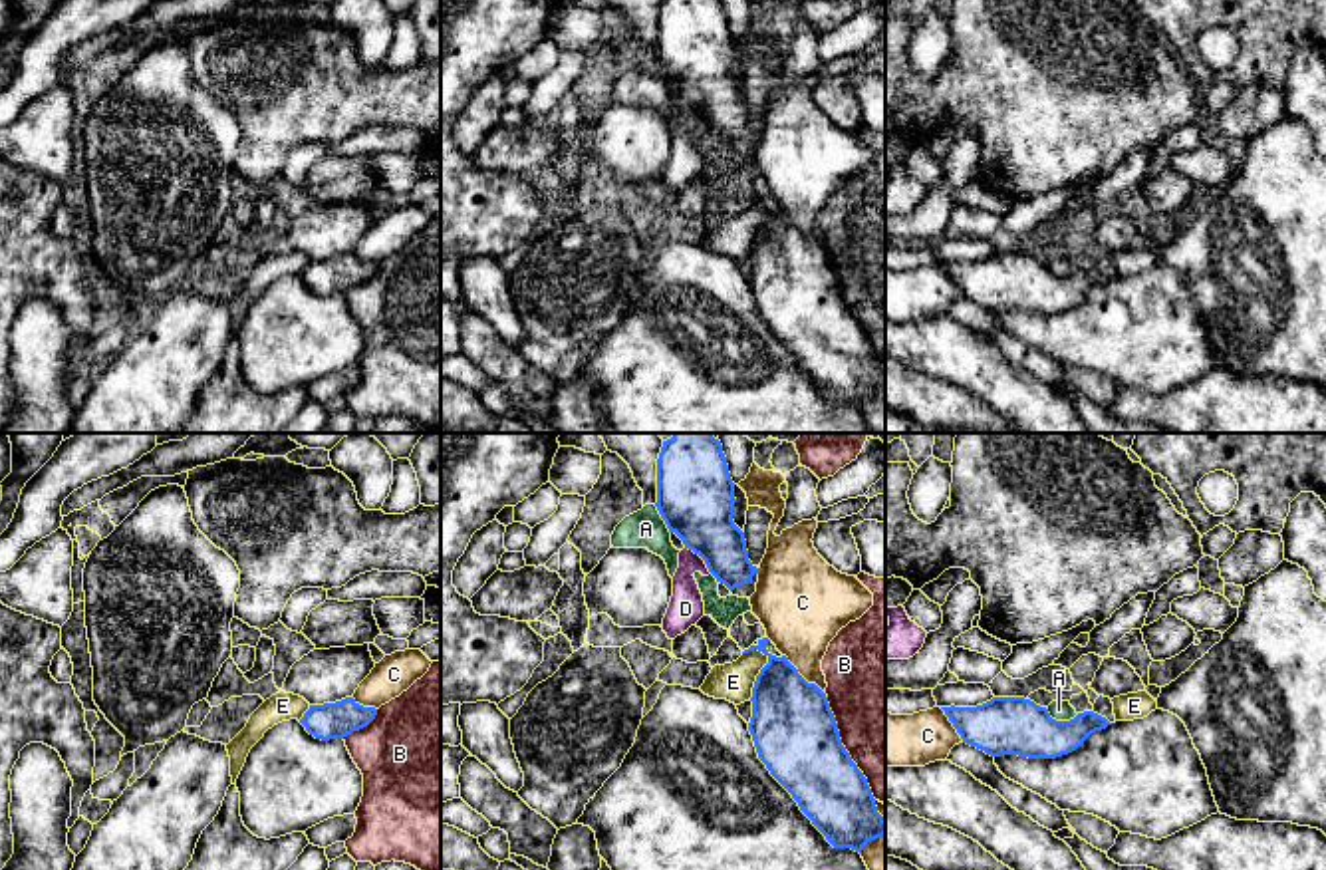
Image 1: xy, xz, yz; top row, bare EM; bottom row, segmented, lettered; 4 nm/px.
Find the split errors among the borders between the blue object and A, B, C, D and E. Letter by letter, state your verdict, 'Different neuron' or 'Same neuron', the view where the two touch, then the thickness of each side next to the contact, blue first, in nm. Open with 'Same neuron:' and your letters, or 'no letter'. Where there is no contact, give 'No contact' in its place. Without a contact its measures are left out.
Same neuron: no letter
A: Different neuron. Touches blue in yz. Thickness 240 nm (blue) against 80 nm
B: Different neuron. Touches blue in xz. Thickness 340 nm (blue) against 420 nm
C: Different neuron. Touches blue in xz. Thickness 340 nm (blue) against 300 nm
D: Different neuron. Touches blue in xz. Thickness 320 nm (blue) against 140 nm
E: Different neuron. Touches blue in xz. Thickness 340 nm (blue) against 160 nm

